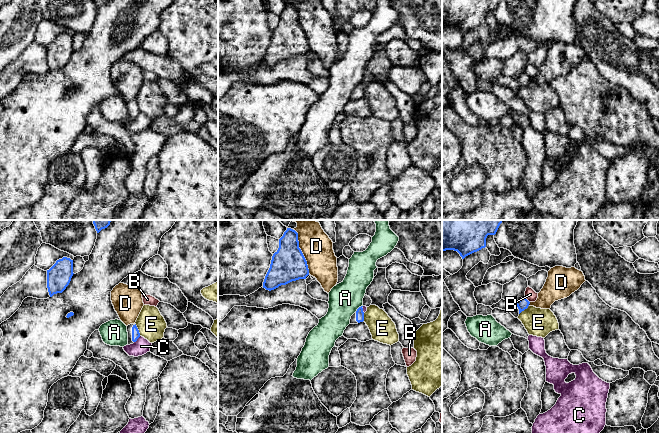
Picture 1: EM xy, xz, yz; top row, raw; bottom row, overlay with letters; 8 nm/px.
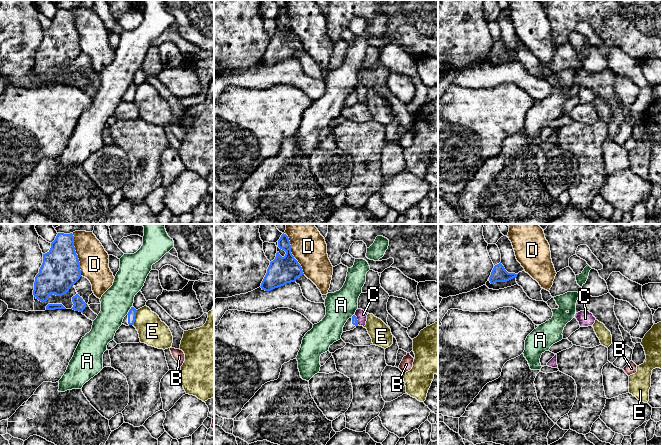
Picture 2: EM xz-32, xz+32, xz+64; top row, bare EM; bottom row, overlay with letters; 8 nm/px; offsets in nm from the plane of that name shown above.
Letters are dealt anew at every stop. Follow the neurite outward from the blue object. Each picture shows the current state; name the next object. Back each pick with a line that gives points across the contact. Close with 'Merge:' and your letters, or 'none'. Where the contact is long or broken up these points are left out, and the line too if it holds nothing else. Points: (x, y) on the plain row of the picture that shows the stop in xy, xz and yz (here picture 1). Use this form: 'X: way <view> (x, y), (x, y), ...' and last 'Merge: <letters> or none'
Merge: none

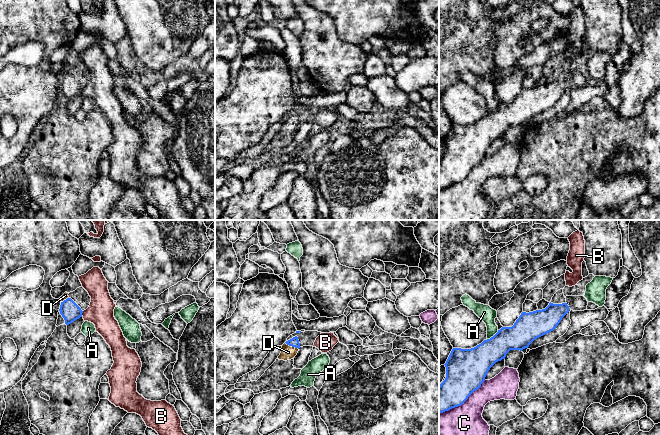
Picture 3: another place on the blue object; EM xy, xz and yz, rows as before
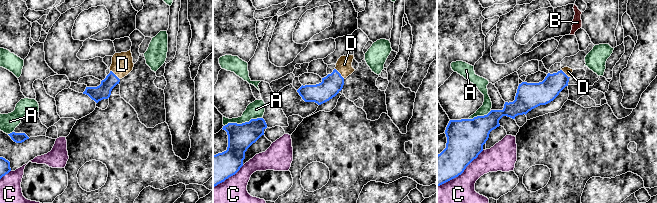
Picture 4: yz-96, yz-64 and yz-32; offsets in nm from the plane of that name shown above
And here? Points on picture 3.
D: way xz (294, 118), (292, 122), (288, 128)
Merge: D

